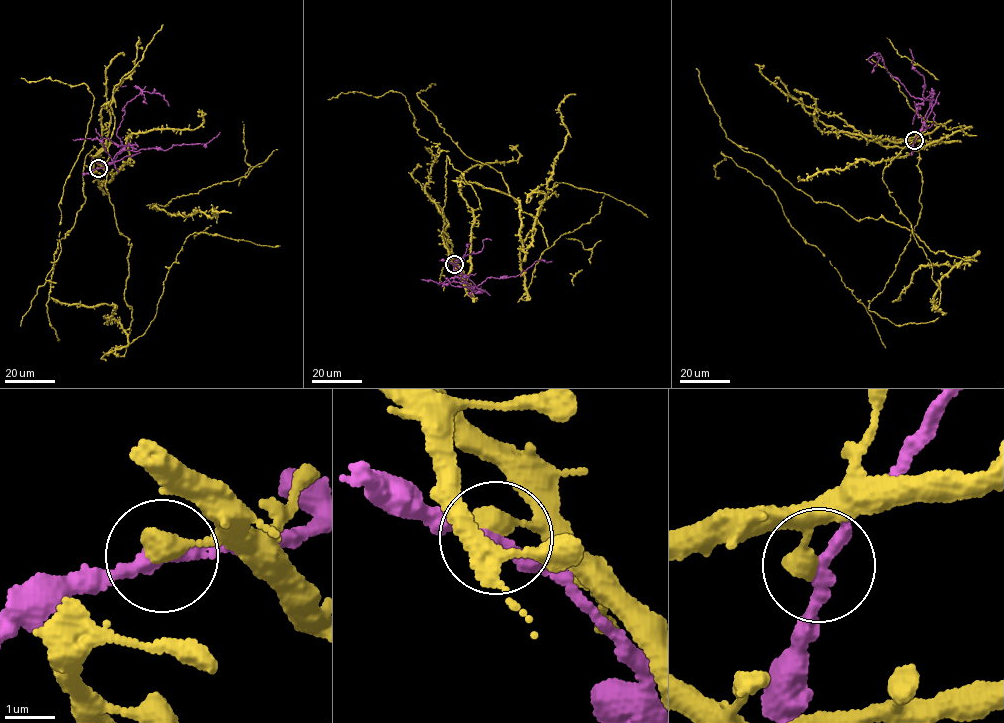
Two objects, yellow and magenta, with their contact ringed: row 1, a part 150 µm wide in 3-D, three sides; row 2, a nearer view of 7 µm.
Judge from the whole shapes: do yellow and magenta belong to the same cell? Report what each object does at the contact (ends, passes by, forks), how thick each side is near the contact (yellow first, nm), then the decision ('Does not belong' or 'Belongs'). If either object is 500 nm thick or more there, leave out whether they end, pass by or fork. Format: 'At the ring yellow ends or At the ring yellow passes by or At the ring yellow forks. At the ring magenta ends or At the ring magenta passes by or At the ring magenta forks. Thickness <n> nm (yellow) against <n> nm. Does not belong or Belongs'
At the ring yellow ends. At the ring magenta passes by. Thickness 440 nm (yellow) against 240 nm. Does not belong

